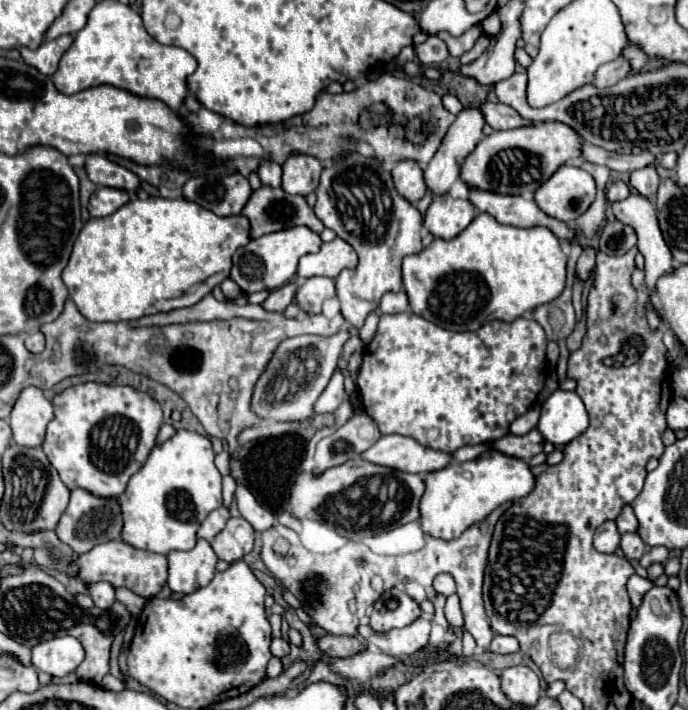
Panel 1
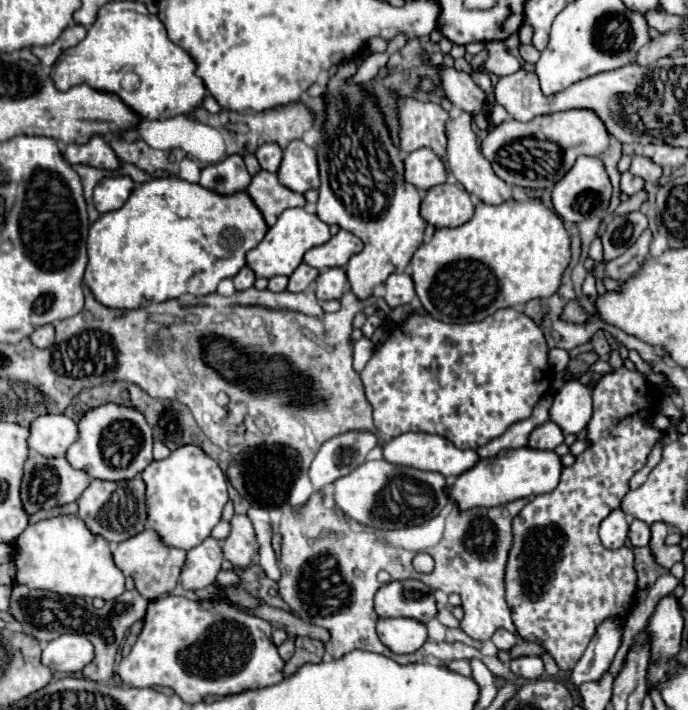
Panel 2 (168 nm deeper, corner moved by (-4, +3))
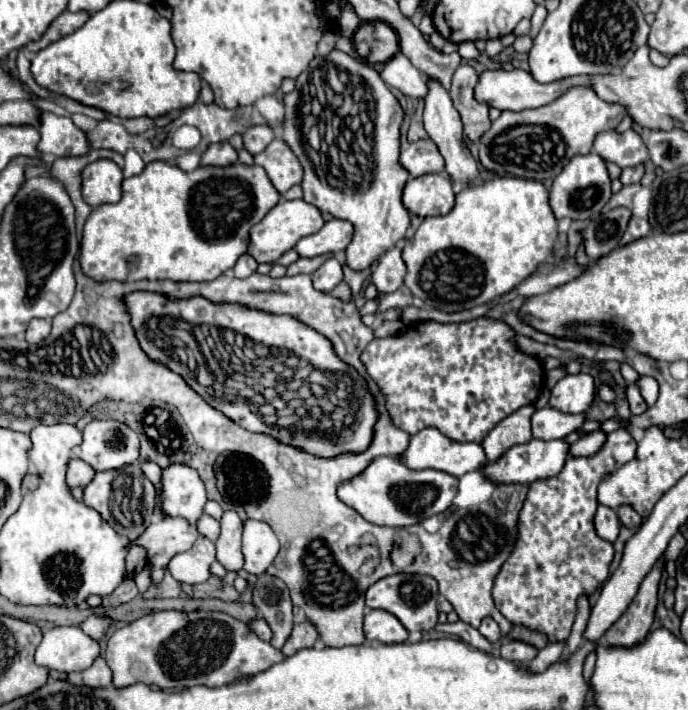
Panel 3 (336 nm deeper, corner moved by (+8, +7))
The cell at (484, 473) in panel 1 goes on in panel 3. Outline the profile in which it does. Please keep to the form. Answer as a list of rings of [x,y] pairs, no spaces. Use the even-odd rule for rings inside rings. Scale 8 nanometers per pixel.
[[[530,440],[526,444],[512,446],[496,462],[488,462],[482,468],[482,474],[494,484],[532,484],[536,480],[552,478],[564,466],[568,458],[568,444],[564,440]]]

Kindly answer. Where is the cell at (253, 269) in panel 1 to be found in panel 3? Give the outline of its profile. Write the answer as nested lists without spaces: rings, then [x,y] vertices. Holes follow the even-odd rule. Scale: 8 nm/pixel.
[[[282,200],[264,216],[264,220],[260,224],[252,226],[248,254],[258,264],[274,264],[284,252],[292,250],[302,236],[316,234],[322,226],[324,226],[324,220],[322,220],[322,214],[318,212],[316,206],[306,204],[304,200]]]

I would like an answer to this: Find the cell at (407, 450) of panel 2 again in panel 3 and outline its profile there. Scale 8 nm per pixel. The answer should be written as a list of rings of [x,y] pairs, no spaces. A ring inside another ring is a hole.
[[[424,428],[418,434],[414,434],[410,438],[408,448],[398,456],[408,468],[412,470],[424,470],[424,468],[434,468],[434,470],[442,470],[446,474],[452,474],[456,478],[460,478],[466,472],[478,470],[482,468],[488,460],[484,456],[484,450],[480,448],[480,444],[476,442],[454,442],[448,440],[444,434],[440,434],[436,428]]]

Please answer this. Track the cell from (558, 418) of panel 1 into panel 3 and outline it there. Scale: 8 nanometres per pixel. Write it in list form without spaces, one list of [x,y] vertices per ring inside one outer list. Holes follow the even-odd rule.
[[[568,374],[556,382],[550,394],[550,406],[568,412],[568,414],[582,414],[594,400],[594,378],[590,374]]]

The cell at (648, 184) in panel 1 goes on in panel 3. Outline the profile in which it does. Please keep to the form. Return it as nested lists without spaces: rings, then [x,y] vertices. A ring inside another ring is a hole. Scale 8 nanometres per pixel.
[[[614,130],[602,132],[600,136],[596,136],[594,152],[598,152],[604,160],[618,164],[620,168],[648,162],[648,148],[634,130],[626,130],[622,134]]]

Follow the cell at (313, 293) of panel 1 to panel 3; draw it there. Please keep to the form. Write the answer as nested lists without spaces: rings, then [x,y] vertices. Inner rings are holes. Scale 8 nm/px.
[[[328,258],[314,274],[312,284],[320,292],[332,292],[342,282],[342,266],[336,258]]]

